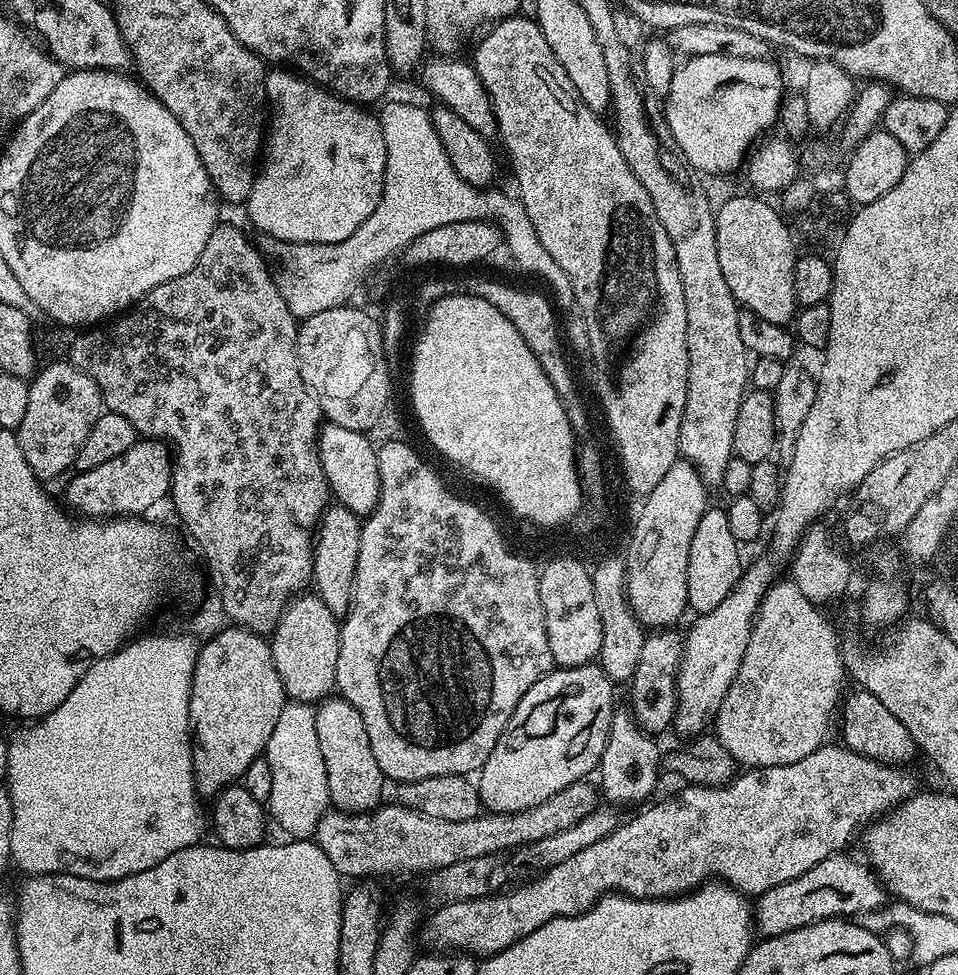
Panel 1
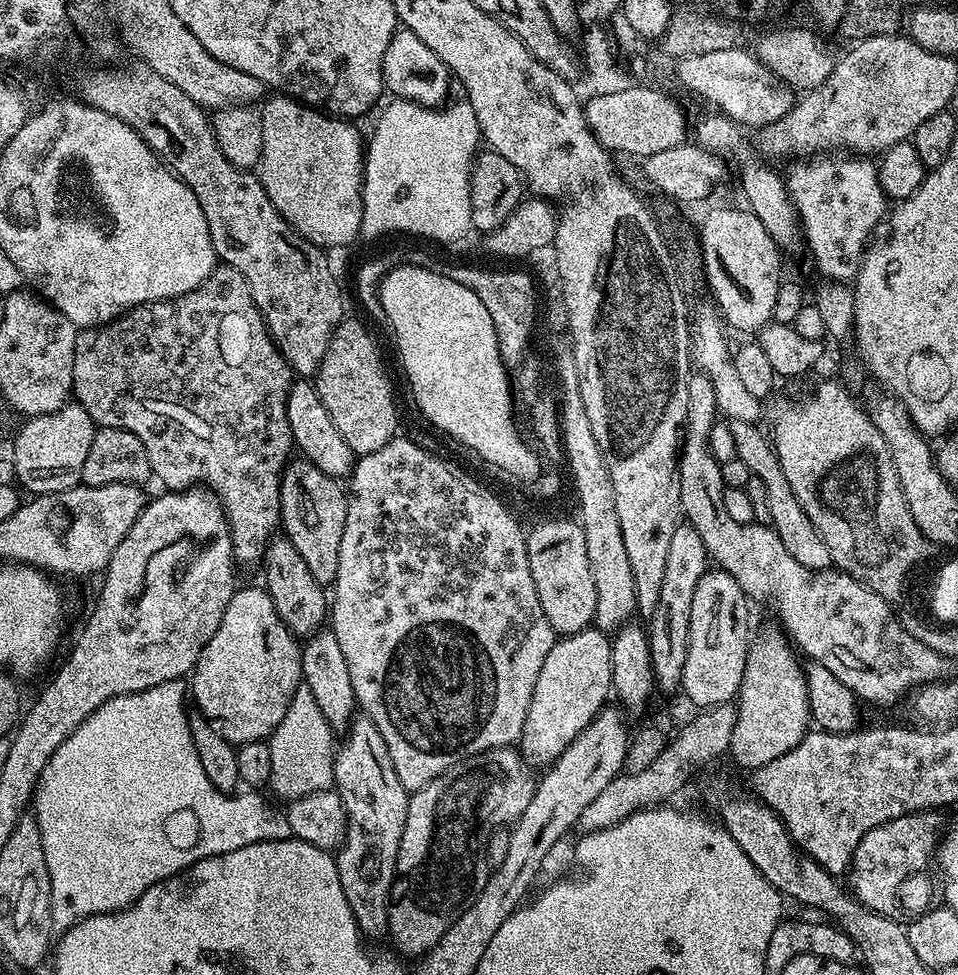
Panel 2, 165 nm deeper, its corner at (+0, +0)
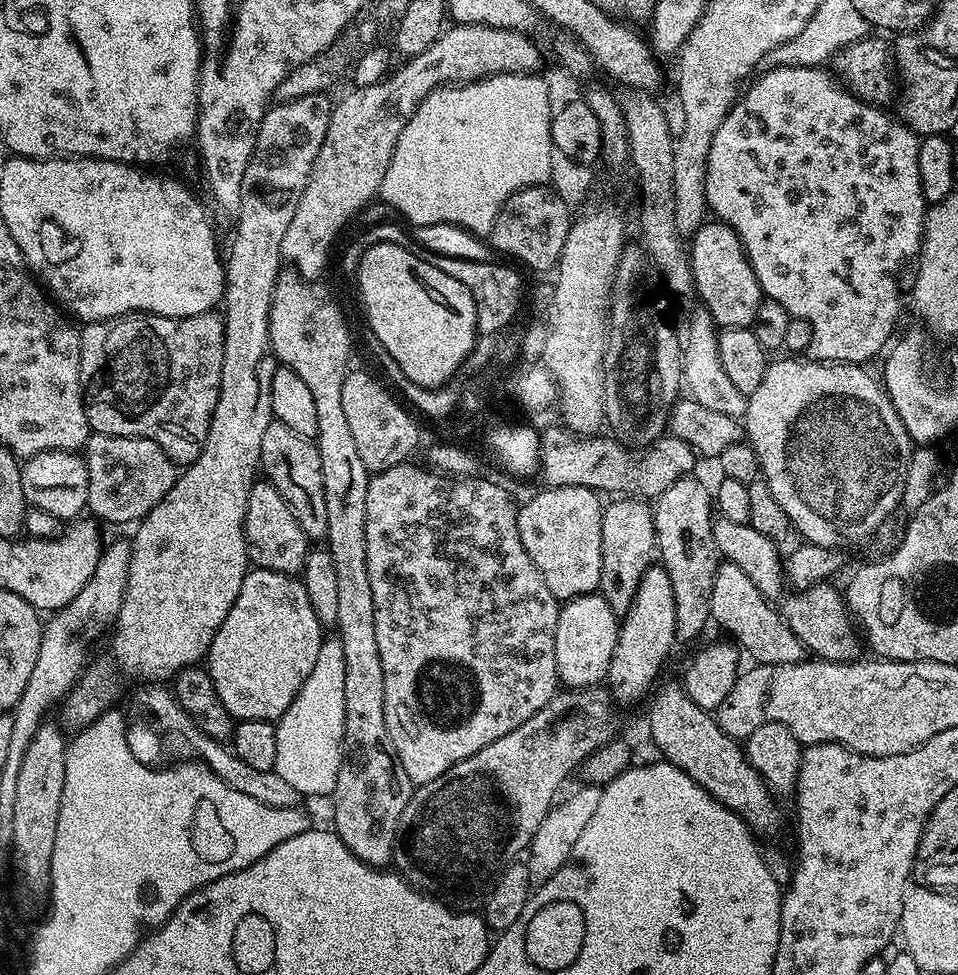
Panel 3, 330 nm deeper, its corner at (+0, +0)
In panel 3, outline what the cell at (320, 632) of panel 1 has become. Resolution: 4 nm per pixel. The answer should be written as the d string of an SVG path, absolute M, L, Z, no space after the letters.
M256 482L252 485L246 506L244 537L249 561L255 567L269 568L275 572L299 573L310 551L308 535L302 530L302 526L298 526L298 518L294 518L290 506L286 506L282 494L278 494L275 486L267 482Z

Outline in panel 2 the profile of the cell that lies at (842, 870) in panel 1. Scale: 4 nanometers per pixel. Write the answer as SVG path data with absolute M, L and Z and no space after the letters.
M935 811L912 812L909 816L894 818L882 822L882 826L874 826L862 838L852 855L851 865L846 873L847 887L850 889L856 901L866 906L870 911L882 914L891 920L911 922L931 912L934 908L932 899L937 899L938 884L932 881L934 876L934 857L938 852L938 832L936 836Z

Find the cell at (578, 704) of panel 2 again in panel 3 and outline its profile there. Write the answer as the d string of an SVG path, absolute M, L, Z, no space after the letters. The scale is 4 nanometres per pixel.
M602 594L563 601L554 634L554 658L559 683L569 689L579 690L589 687L593 682L603 681L610 670L610 658L614 658L614 646L619 633L618 614Z

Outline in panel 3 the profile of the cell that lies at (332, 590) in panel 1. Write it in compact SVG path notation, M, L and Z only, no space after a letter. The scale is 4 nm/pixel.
M273 419L272 424L266 426L266 434L262 434L260 468L263 475L264 472L268 475L265 476L267 483L273 484L278 494L282 494L286 506L290 506L294 518L298 518L298 526L302 526L309 541L323 541L328 535L326 490L322 490L322 458L315 443L309 437L307 440L300 430Z

